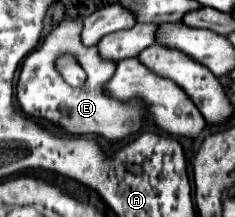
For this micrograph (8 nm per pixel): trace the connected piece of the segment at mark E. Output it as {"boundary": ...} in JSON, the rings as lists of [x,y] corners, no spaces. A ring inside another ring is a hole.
{"boundary":[[[64,18],[38,46],[38,50],[30,52],[22,64],[22,72],[16,84],[16,100],[26,116],[44,120],[48,124],[58,126],[66,136],[102,136],[108,142],[122,142],[124,138],[138,134],[148,118],[144,104],[138,98],[120,102],[106,94],[106,84],[116,72],[114,60],[100,58],[98,46],[84,46],[82,44],[82,18]],[[64,52],[70,52],[78,58],[80,66],[86,70],[88,80],[80,88],[68,86],[60,74],[56,72],[56,58]]]}

